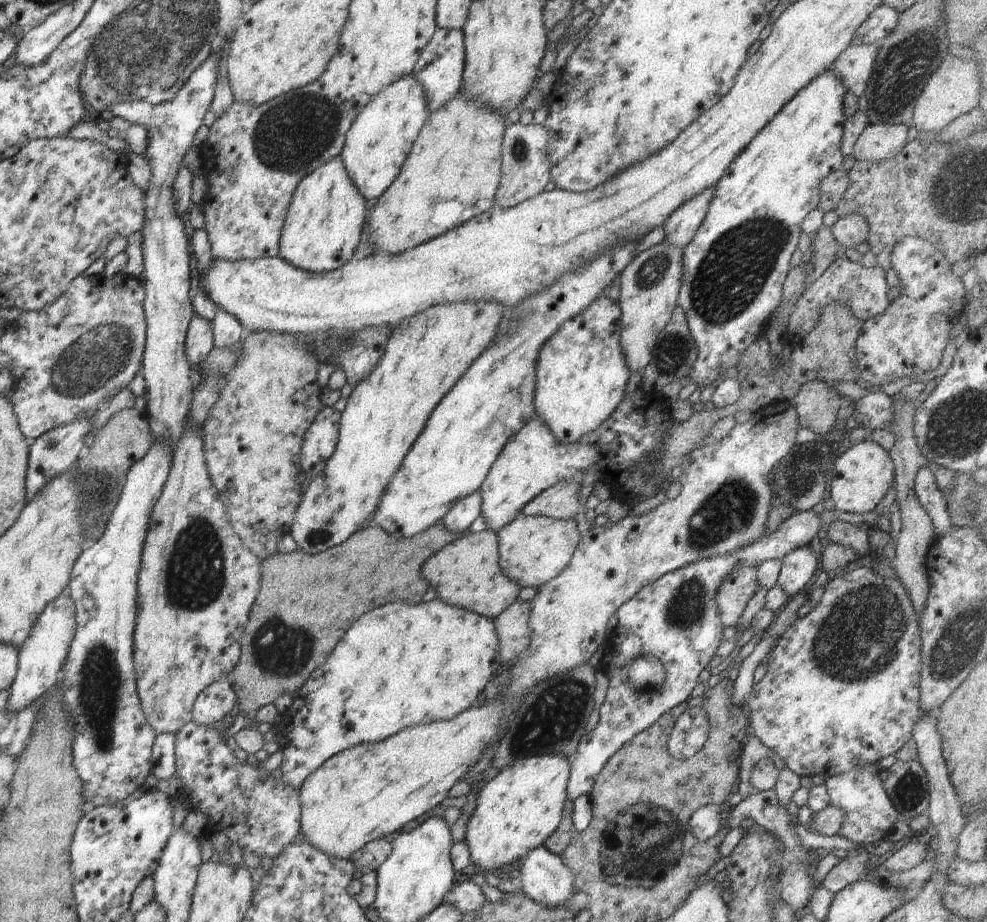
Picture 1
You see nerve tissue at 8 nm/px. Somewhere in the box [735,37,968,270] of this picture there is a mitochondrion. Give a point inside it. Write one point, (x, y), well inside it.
(897, 70)

